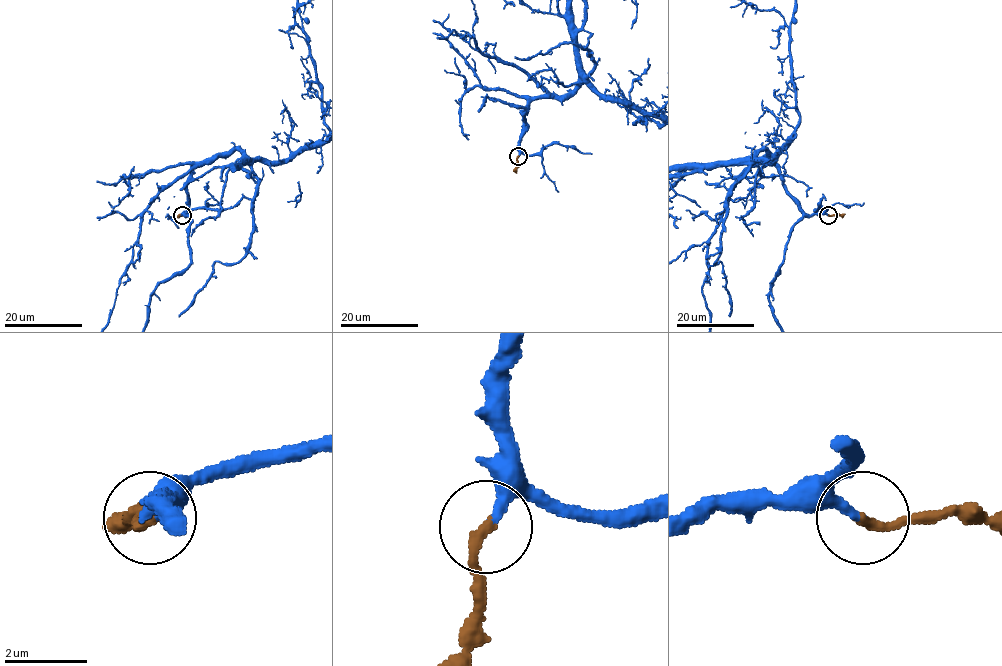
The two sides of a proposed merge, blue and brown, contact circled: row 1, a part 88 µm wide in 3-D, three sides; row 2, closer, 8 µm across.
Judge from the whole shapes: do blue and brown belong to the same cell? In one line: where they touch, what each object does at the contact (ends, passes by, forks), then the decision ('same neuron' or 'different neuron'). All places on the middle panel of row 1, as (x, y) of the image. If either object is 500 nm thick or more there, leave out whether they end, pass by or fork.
at (518, 156); blue ends there; brown ends there; same neuron

